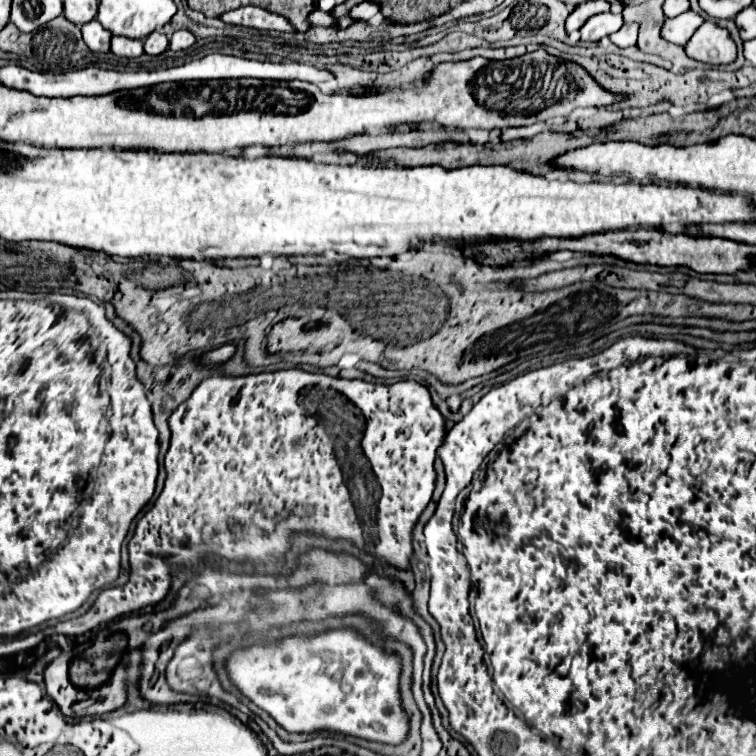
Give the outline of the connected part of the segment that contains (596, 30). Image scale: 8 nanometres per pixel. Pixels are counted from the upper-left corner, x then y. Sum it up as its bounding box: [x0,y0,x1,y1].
[580,12,624,42]

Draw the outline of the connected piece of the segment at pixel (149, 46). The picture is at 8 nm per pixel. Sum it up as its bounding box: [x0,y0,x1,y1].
[144,32,168,54]

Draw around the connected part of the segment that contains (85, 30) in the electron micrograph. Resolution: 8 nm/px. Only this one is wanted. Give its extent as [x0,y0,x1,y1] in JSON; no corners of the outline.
[82,18,112,52]

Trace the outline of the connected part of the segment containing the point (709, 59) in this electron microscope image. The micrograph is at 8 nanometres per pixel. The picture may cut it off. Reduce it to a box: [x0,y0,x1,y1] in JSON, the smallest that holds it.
[686,20,736,66]

